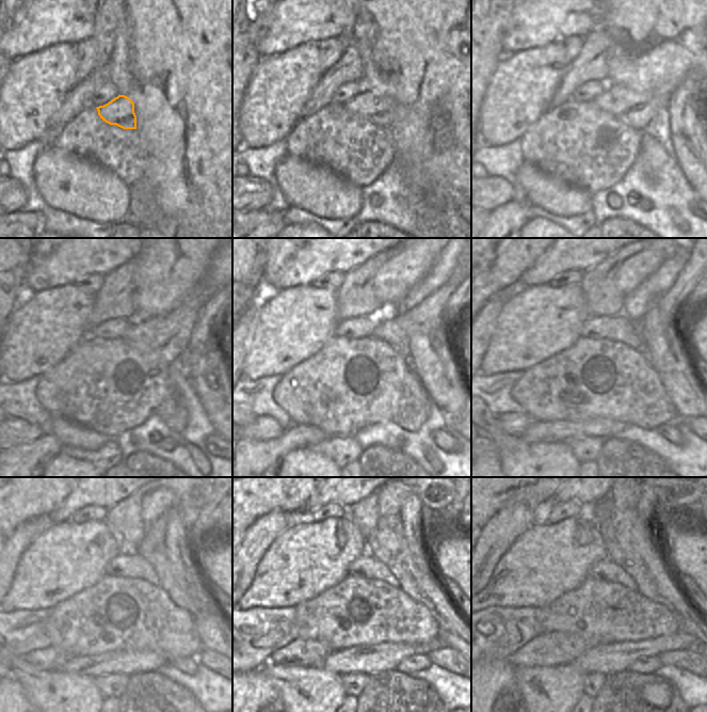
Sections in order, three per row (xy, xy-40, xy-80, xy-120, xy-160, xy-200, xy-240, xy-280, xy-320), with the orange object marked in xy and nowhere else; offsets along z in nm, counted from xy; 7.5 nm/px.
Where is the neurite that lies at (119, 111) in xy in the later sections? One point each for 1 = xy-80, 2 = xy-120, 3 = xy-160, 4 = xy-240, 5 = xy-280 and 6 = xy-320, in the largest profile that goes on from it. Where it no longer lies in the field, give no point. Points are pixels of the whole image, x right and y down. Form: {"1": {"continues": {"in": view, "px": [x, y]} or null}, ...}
{"1": {"continues": {"in": "xy-80", "px": [635, 109]}}, "2": {"continues": {"in": "xy-120", "px": [166, 337]}}, "3": {"continues": {"in": "xy-160", "px": [410, 332]}}, "4": {"continues": {"in": "xy-240", "px": [197, 536]}}, "5": {"continues": {"in": "xy-280", "px": [446, 521]}}, "6": {"continues": {"in": "xy-320", "px": [688, 512]}}}

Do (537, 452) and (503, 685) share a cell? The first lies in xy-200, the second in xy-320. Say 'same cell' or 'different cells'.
different cells

